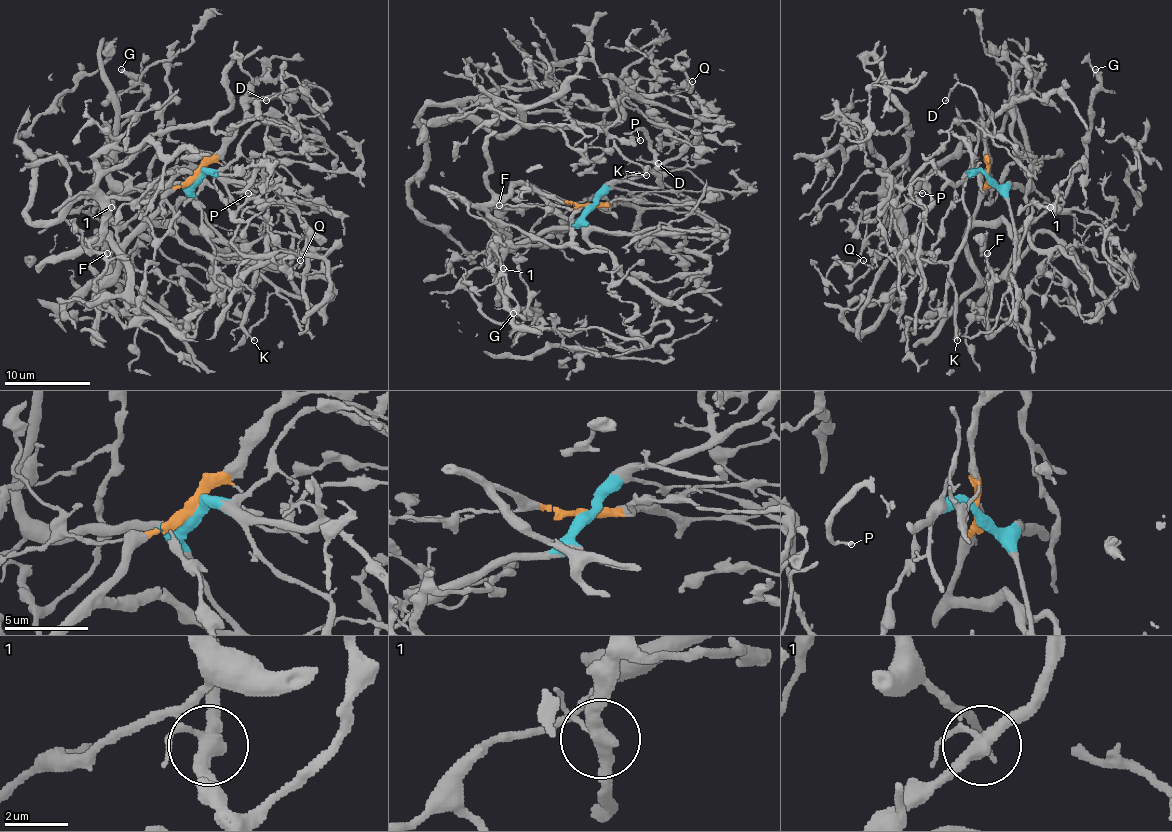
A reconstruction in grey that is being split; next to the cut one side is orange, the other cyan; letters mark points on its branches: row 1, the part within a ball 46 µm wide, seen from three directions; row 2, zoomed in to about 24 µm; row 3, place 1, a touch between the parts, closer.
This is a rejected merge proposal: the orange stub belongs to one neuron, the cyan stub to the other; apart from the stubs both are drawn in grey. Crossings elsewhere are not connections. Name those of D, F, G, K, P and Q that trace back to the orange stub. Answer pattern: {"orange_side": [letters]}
{"orange_side": ["F", "G"]}

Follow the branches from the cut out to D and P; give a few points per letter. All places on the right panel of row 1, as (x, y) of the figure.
D: (988, 176), (971, 170), (977, 142), (977, 122), (983, 127), (977, 97), (968, 86), (958, 84), (945, 101)
P: (988, 176), (973, 172), (964, 181), (951, 183), (929, 164), (912, 179), (914, 192), (923, 194)

